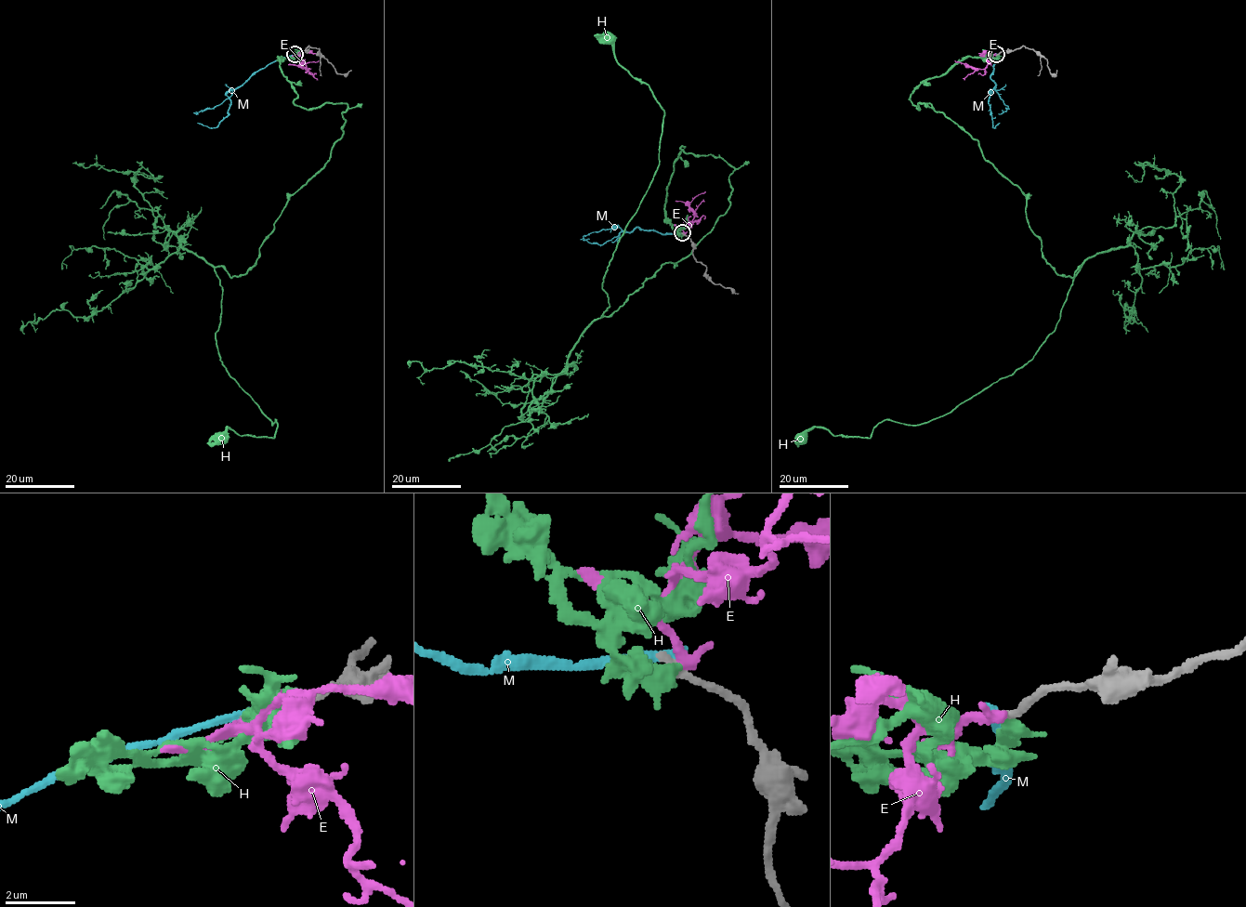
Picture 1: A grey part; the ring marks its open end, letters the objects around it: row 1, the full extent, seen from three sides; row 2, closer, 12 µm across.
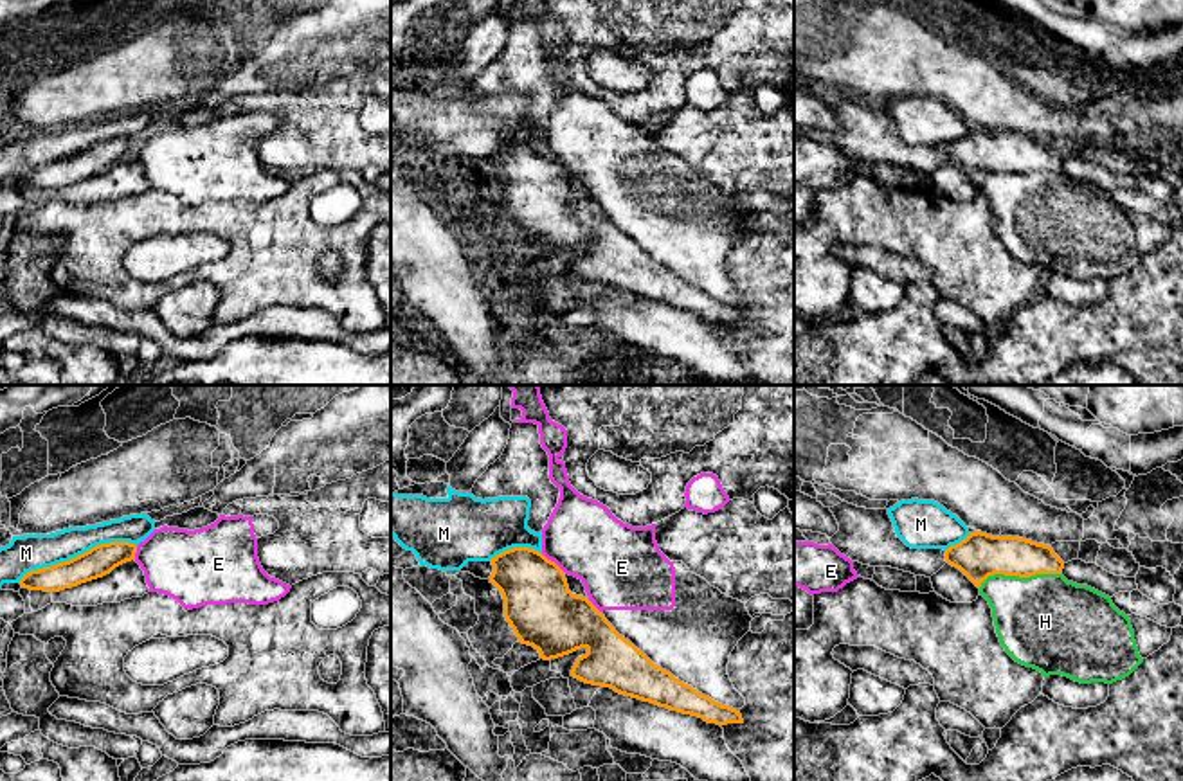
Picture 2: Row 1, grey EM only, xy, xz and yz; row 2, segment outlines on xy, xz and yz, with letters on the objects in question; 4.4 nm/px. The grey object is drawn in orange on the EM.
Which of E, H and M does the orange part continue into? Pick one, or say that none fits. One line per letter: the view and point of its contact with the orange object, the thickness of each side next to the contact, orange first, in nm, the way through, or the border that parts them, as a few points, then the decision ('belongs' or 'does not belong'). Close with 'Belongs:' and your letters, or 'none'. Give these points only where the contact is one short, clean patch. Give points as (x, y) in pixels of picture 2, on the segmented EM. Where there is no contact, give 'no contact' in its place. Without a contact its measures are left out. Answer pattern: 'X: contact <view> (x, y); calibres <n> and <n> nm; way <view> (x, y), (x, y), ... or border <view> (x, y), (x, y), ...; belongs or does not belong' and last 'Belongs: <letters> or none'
E: contact xz (553, 562); calibres 320 and 340 nm; border xz (541, 553), (564, 571); does not belong
H: contact yz (1018, 574); calibres 200 and 420 nm; does not belong
M: contact xy (76, 556); calibres 140 and 160 nm; does not belong
Belongs: none

